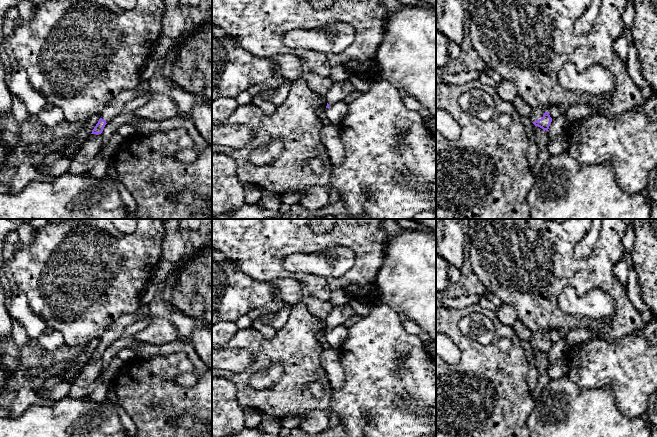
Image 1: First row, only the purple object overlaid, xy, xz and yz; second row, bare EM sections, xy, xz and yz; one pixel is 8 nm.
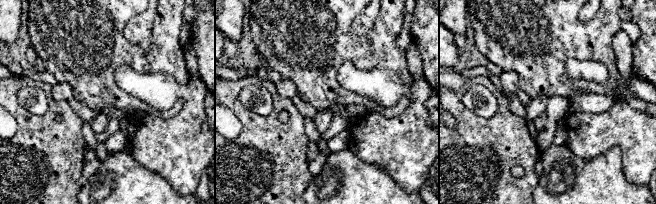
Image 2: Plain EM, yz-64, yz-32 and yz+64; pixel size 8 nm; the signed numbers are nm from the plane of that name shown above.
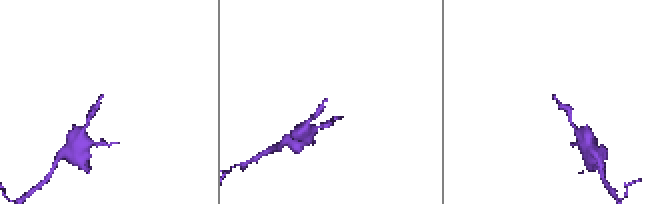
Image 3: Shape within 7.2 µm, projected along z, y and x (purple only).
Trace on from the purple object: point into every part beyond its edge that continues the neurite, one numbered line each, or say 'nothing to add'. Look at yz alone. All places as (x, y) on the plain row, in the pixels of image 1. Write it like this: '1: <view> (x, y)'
1: yz (537, 338)

